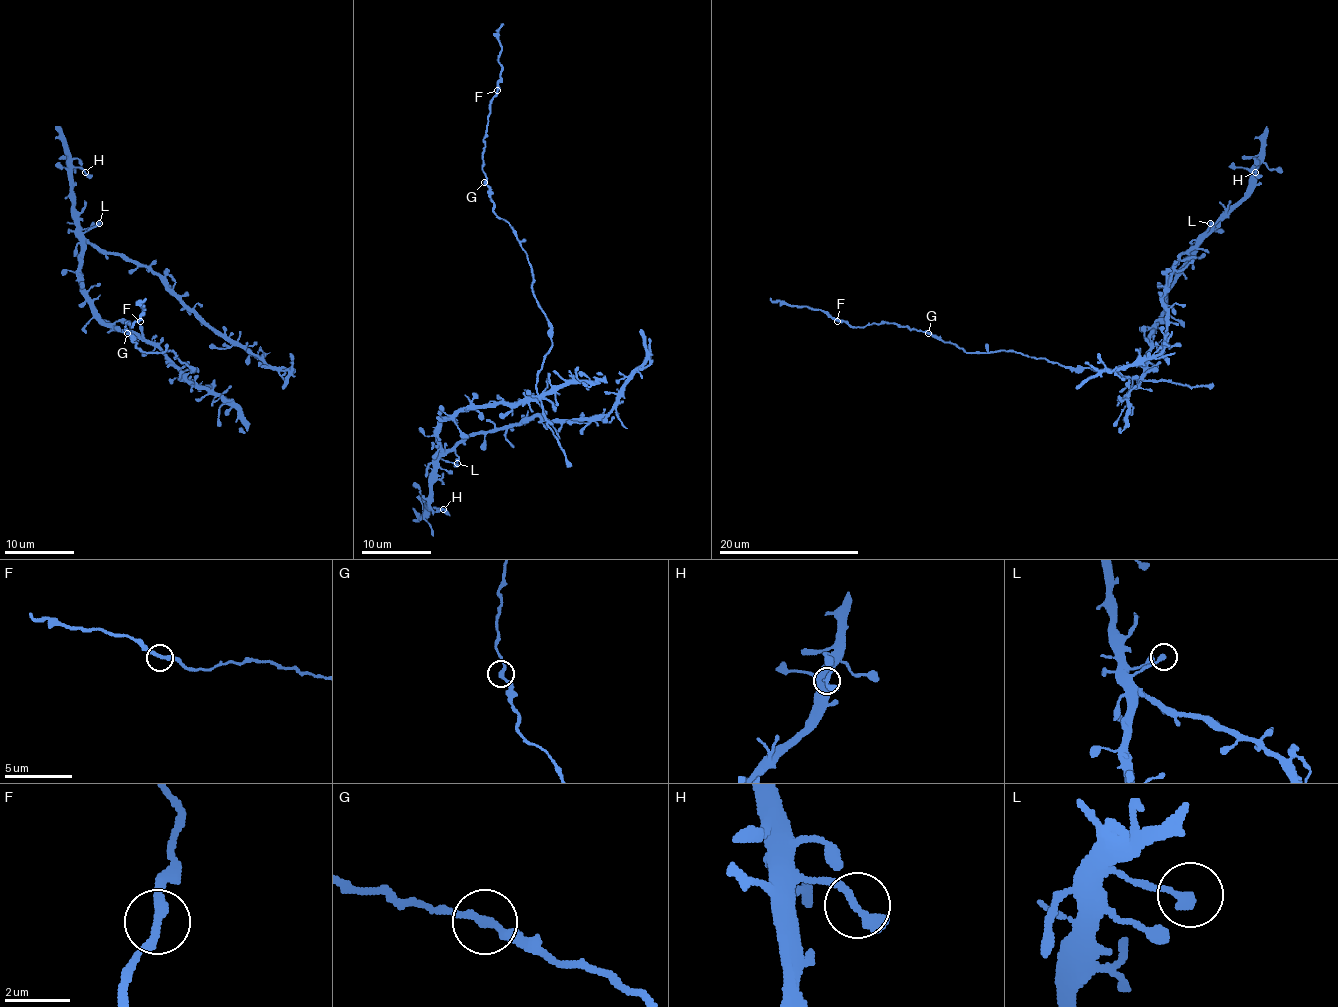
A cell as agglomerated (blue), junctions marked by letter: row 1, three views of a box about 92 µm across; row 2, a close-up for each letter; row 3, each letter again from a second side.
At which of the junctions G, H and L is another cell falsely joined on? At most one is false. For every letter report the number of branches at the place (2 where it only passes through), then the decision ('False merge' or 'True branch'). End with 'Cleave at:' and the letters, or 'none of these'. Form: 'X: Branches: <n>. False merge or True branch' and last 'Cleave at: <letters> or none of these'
G: Branches: 2. True branch
H: Branches: 2. True branch
L: Branches: 2. True branch
Cleave at: none of these

